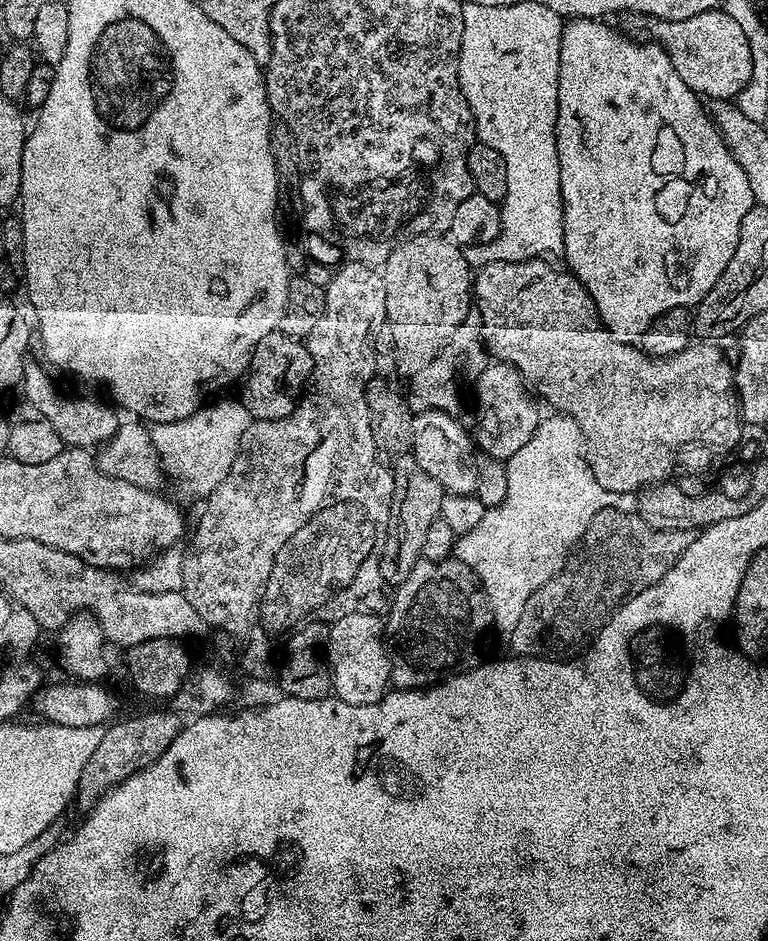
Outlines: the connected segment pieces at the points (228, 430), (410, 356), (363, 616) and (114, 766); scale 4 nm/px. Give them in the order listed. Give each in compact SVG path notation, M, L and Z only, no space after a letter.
M239 399L219 400L212 402L217 402L217 404L209 403L207 406L200 408L184 420L179 420L173 424L154 424L150 428L152 441L156 446L156 452L162 457L167 475L169 477L174 476L180 482L181 490L188 496L207 498L228 477L228 472L232 469L232 463L236 461L240 451L244 431L248 429L250 423L246 406Z
M447 235L415 236L399 244L382 266L382 289L385 292L386 327L392 331L395 352L402 365L412 367L428 363L438 350L450 343L461 331L468 308L474 304L474 276L468 273L468 260L461 249Z
M349 610L345 616L340 616L327 629L328 642L326 659L328 669L332 672L332 691L335 699L350 702L350 706L366 706L379 704L383 696L388 695L392 684L392 656L388 652L388 644L384 641L384 624L375 612L357 612Z
M156 710L111 723L104 731L90 762L83 767L82 778L77 788L77 805L90 808L108 791L125 778L140 772L154 763L169 748L170 743L183 731L184 720L176 713Z

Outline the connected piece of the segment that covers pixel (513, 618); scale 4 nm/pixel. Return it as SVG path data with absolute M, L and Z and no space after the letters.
M563 414L548 415L541 419L534 430L534 438L530 438L530 442L526 442L526 446L522 446L522 450L518 450L518 454L511 456L506 462L508 477L505 500L495 508L487 509L482 522L461 535L456 542L455 559L460 560L465 567L471 568L472 573L476 575L488 601L495 631L497 628L504 634L510 634L518 626L518 618L522 618L522 610L526 610L526 602L533 592L546 586L546 582L550 582L558 573L564 571L592 519L608 508L621 507L621 493L609 492L603 488L598 482L593 465L584 461L586 448L577 424Z

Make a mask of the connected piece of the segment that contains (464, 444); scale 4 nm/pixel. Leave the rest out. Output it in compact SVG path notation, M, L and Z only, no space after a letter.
M423 409L412 419L411 451L416 461L447 493L473 495L477 486L476 454L471 435L460 426L461 421L448 412Z

